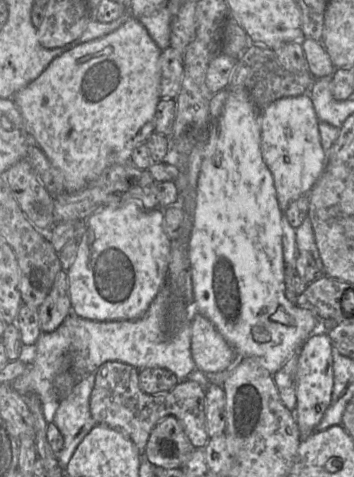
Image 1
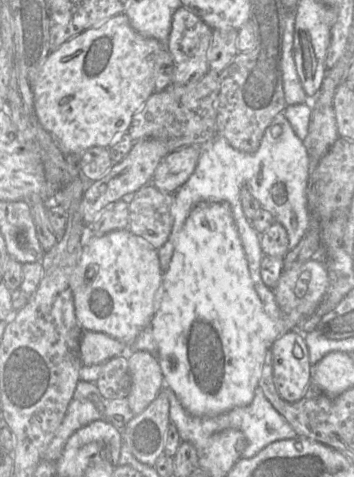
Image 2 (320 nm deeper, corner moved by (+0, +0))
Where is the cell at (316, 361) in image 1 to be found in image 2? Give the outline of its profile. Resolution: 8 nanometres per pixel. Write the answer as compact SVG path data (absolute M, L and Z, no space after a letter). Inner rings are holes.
M290 330L272 344L273 382L279 396L290 403L297 402L311 383L312 368L304 334Z

